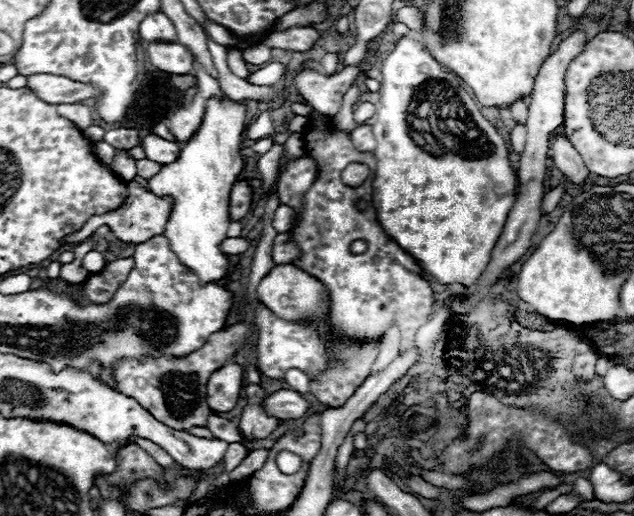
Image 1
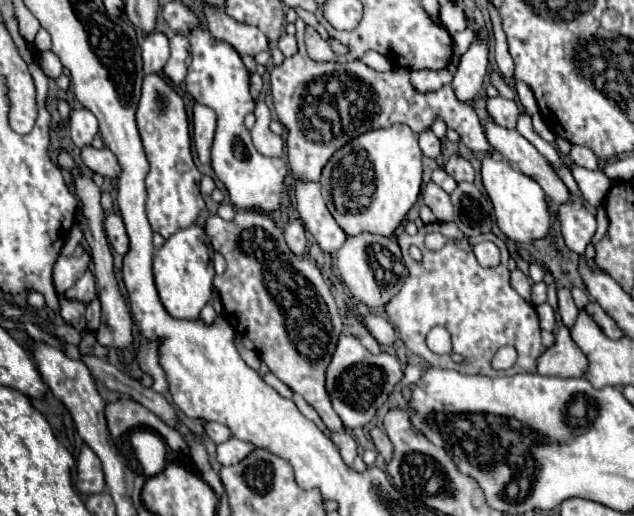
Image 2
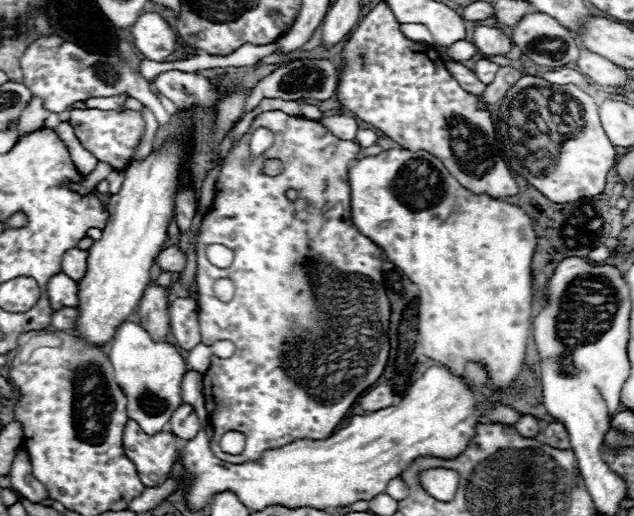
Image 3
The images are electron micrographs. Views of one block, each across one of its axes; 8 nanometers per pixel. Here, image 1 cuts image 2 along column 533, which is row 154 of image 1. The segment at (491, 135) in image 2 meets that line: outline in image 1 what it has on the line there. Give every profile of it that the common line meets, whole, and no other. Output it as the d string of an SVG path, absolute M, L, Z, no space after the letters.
M148 134L142 138L140 146L144 148L144 154L146 154L146 160L152 160L152 162L158 162L158 164L170 164L178 158L178 152L180 152L180 146L176 142L170 142L170 140L164 140L164 138L158 138L154 134Z

